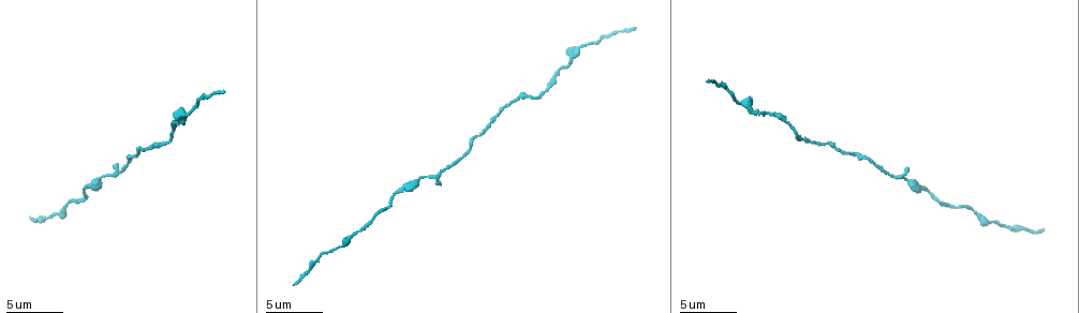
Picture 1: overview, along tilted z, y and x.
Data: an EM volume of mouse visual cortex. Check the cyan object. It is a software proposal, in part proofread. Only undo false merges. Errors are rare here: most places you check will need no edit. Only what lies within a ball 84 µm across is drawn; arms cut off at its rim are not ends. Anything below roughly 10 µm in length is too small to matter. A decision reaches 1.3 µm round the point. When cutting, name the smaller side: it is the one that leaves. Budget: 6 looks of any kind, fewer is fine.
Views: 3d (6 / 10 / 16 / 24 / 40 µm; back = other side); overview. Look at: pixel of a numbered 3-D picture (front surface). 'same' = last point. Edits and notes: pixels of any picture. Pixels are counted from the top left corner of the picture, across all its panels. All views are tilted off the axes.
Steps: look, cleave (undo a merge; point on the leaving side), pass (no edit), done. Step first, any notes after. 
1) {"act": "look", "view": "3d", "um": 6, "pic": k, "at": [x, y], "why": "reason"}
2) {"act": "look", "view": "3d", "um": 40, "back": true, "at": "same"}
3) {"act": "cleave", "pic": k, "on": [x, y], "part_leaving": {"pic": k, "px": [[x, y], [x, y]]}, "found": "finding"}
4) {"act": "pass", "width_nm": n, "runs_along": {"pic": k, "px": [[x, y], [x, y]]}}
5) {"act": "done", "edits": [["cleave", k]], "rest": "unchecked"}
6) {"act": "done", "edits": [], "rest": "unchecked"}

{"act": "look", "view": "3d", "um": 6, "pic": 1, "at": [470, 150]}

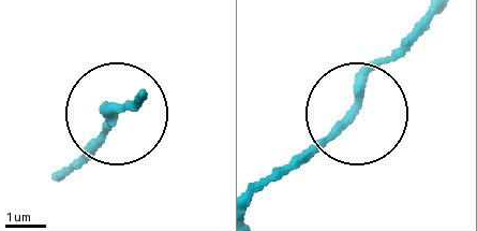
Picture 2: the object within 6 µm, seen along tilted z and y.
{"act": "pass", "side_arm_um": 21, "found": "continuous, no second neuron"}

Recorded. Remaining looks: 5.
{"act": "look", "view": "3d", "um": 10, "pic": 1, "at": [399, 190], "why": "calibre changes"}

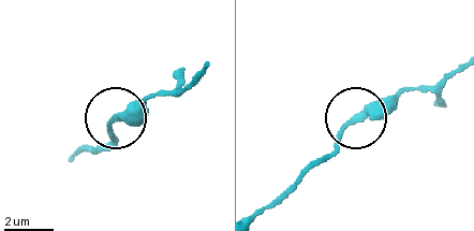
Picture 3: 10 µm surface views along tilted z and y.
{"act": "pass", "found": "continuous, no second neuron"}

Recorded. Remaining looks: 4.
{"act": "look", "view": "3d", "um": 6, "pic": 1, "at": [567, 63], "why": "thick turns thin"}

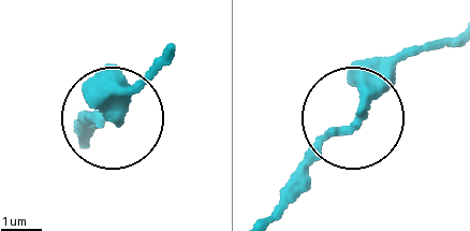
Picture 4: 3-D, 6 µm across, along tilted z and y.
{"act": "pass", "runs_along": {"pic": 4, "px": [[83, 145], [84, 125], [115, 115], [136, 83]]}, "found": "all the same neuron"}

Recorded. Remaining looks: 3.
{"act": "done", "edits": [], "rest": "unchecked"}

